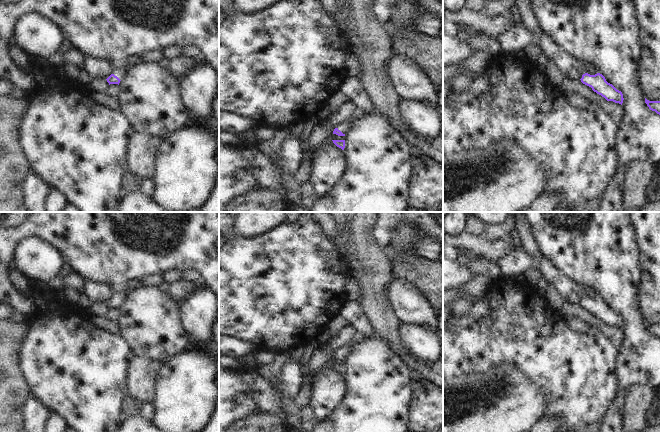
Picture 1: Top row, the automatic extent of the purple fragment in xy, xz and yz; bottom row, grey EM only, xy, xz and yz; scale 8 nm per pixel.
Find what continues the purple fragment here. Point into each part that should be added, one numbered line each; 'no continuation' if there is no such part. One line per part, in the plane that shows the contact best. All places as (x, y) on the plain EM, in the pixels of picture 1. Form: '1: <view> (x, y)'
1: xz (343, 351)

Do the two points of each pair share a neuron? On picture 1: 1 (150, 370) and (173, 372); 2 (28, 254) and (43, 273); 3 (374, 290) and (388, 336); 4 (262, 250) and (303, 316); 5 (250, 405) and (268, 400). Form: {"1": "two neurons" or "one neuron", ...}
{"1": "two neurons", "2": "one neuron", "3": "one neuron", "4": "one neuron", "5": "two neurons"}

